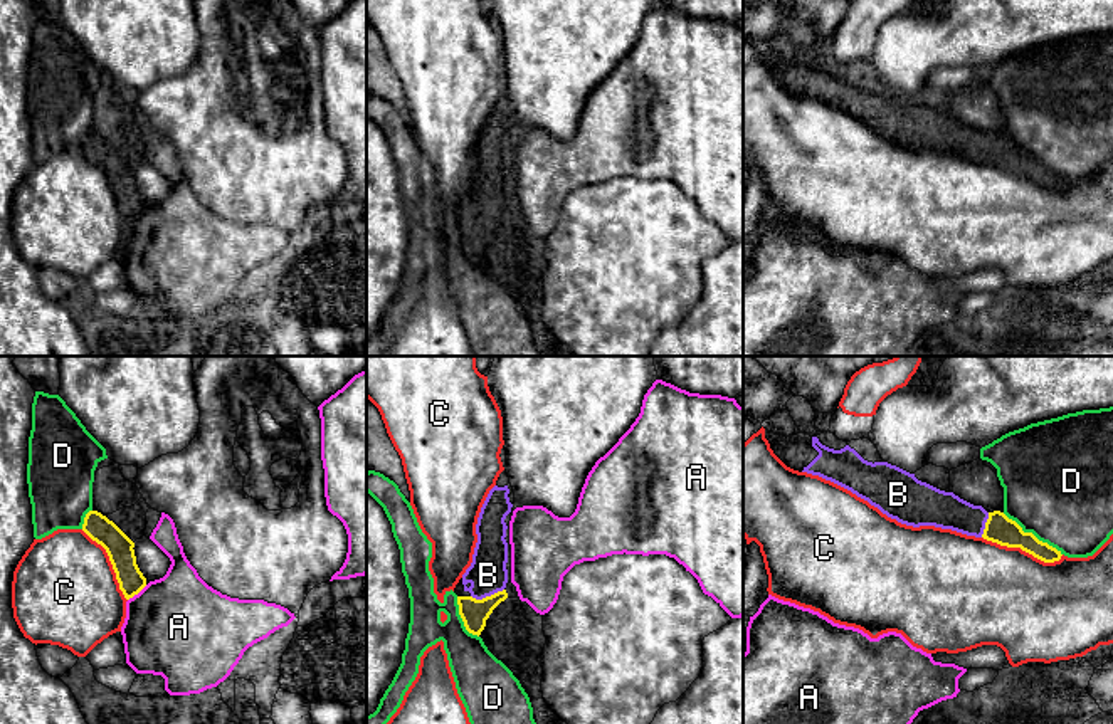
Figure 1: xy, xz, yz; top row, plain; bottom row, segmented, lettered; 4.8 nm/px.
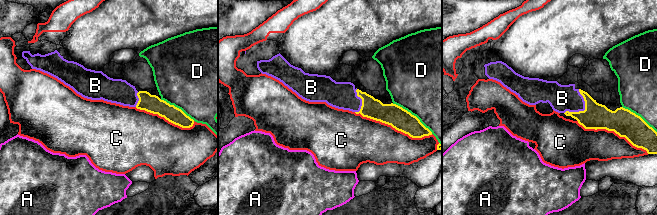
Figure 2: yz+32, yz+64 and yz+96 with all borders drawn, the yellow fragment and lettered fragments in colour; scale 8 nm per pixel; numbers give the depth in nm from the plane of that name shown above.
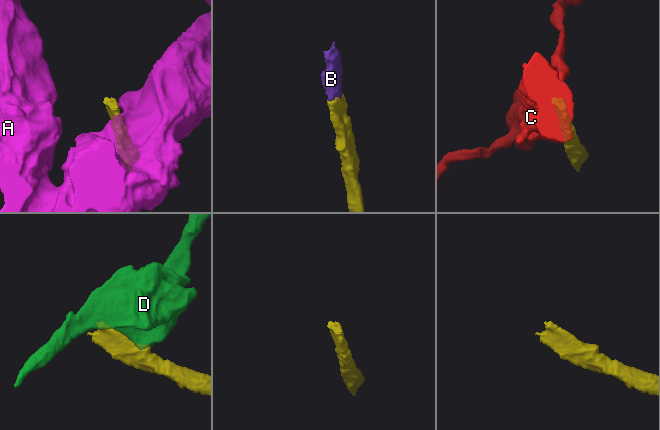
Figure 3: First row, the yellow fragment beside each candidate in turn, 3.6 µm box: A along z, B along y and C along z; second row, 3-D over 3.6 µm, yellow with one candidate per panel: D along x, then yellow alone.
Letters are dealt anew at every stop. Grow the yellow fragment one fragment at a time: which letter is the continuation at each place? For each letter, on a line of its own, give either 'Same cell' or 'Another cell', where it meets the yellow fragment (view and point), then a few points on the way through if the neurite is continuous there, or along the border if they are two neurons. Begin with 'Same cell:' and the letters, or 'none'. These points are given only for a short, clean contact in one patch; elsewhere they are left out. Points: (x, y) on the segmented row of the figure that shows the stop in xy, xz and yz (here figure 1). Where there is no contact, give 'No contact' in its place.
Same cell: B
A: Another cell. Touches yellow at xy (137, 593). Boundary: xy (147, 585), (128, 600)
B: Same cell. Touches yellow at xz (486, 597). Path across: xz (473, 612), (486, 597), (488, 575)
C: Another cell. Touches yellow at yz (1023, 550)
D: Another cell. Touches yellow at yz (1031, 533)

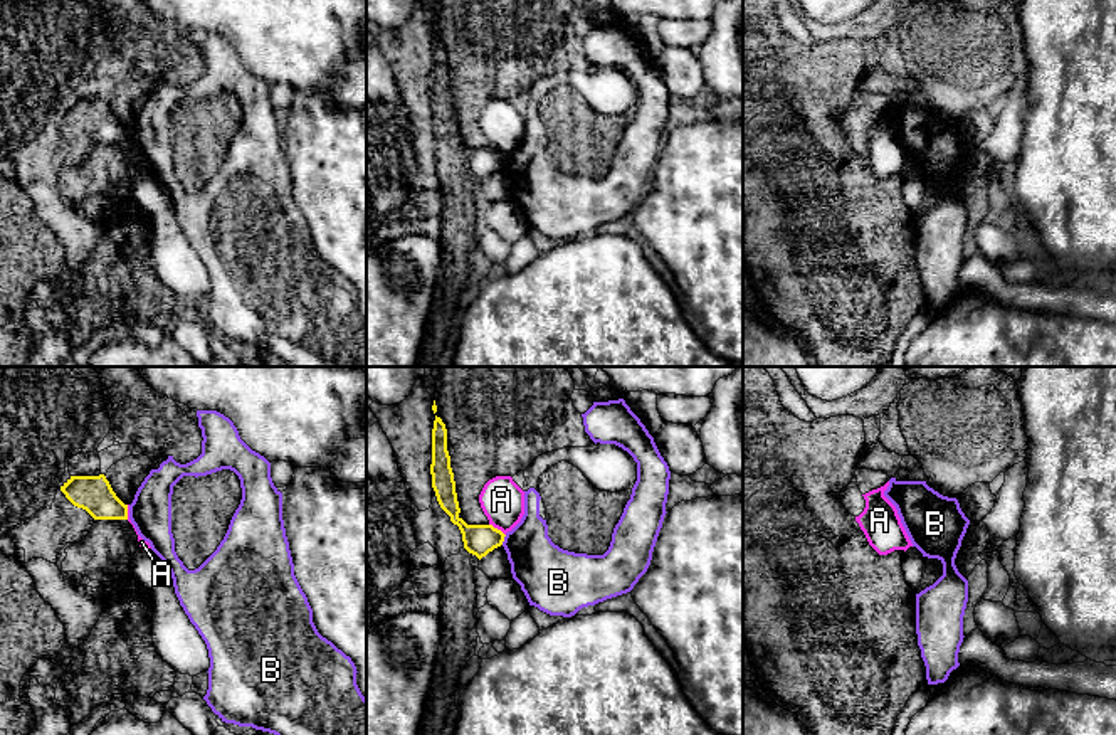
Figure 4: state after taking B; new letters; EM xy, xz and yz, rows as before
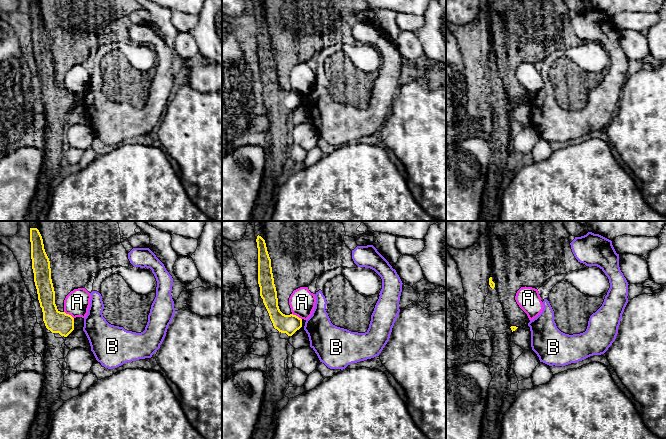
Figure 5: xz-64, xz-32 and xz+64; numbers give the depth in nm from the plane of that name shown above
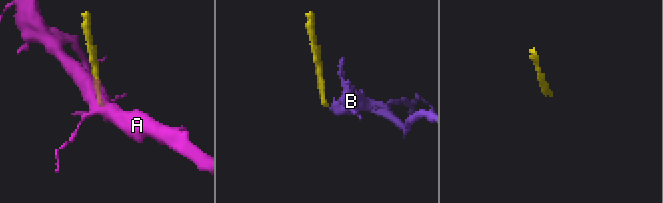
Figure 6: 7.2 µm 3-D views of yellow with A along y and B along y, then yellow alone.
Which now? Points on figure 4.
Same cell: none
A: Another cell. Touches yellow at xz (496, 528)
B: Another cell. Touches yellow at xz (503, 540). Boundary: xz (506, 535), (501, 544)

